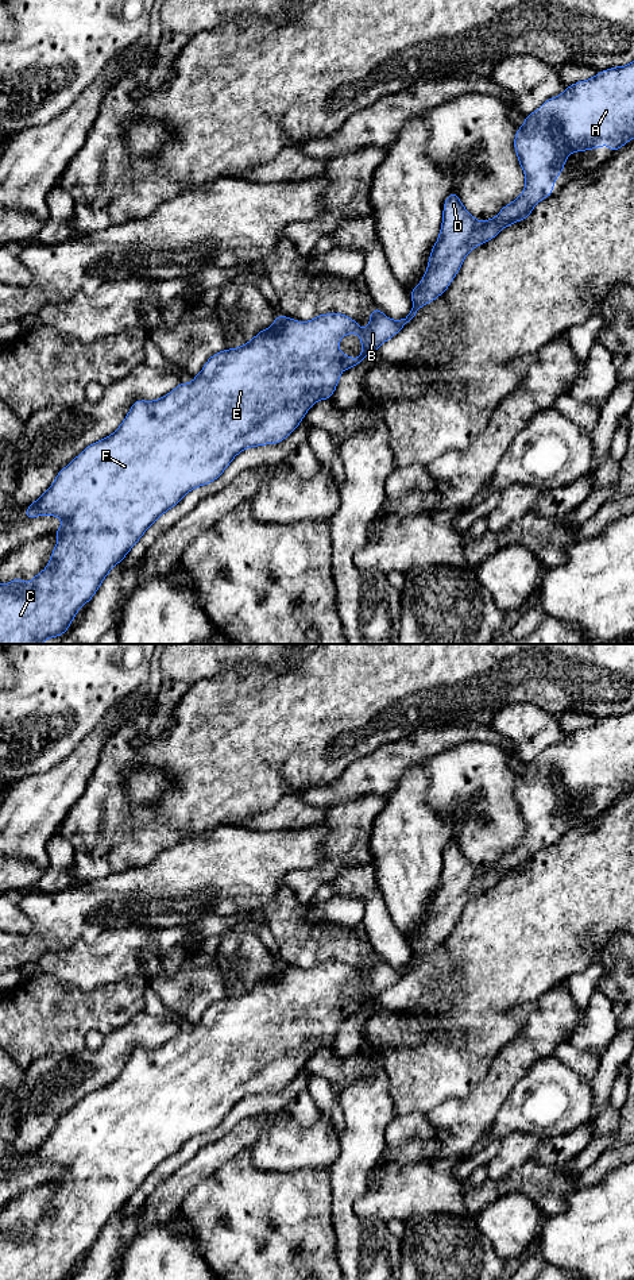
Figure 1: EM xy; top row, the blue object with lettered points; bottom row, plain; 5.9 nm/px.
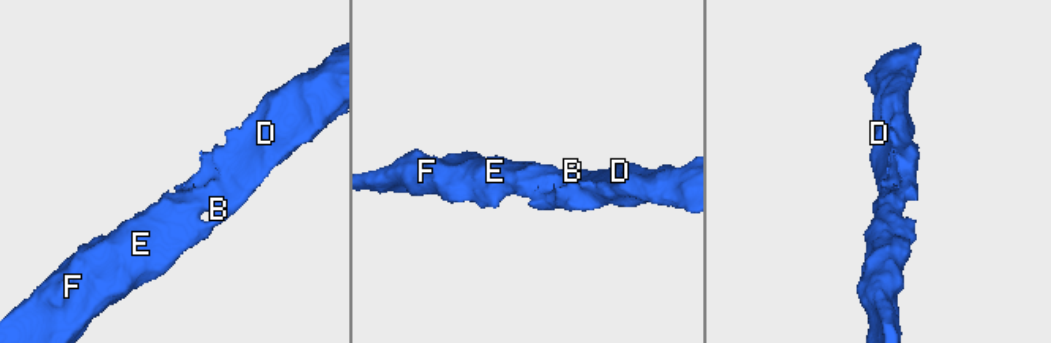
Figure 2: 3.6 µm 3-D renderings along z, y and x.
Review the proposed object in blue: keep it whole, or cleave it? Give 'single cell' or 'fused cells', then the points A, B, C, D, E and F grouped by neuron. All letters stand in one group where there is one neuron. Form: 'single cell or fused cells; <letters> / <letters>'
single cell; A B C D E F

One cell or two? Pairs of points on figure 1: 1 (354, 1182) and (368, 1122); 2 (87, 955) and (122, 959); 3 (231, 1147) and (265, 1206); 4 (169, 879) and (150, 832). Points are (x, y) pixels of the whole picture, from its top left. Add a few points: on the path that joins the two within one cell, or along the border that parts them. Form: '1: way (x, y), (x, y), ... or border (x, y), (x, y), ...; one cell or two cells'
1: way (354, 1167), (363, 1137); one cell
2: way (95, 959), (113, 959); one cell
3: border (248, 1147), (231, 1156), (211, 1174); two cells
4: border (182, 835), (149, 862), (134, 864), (130, 868); two cells

